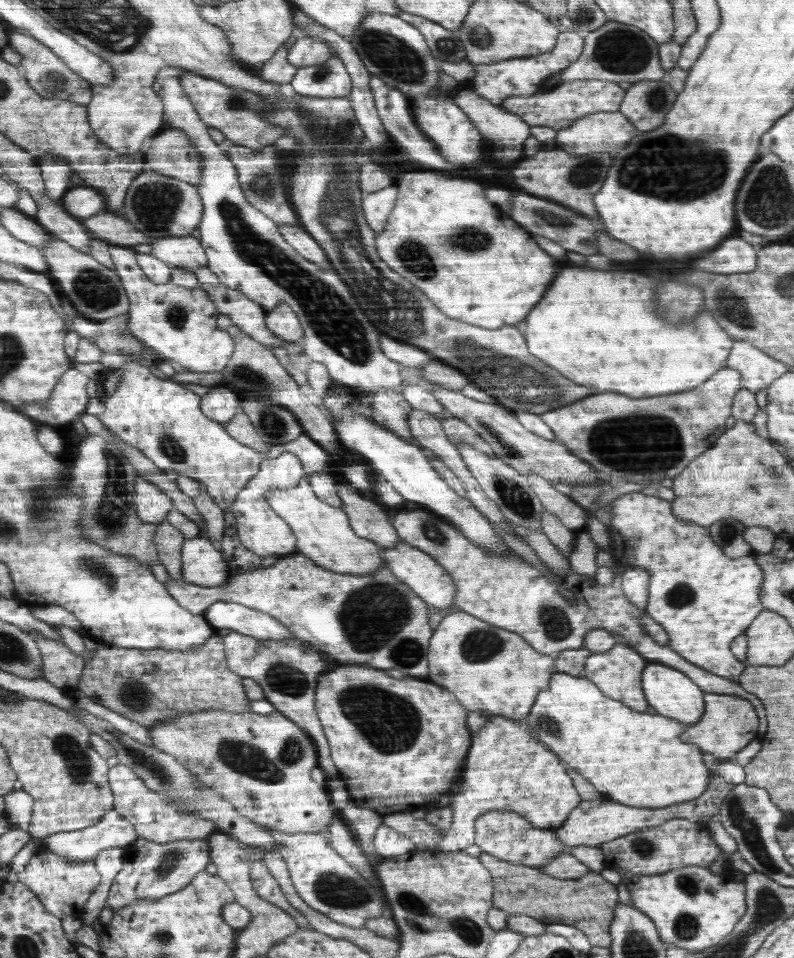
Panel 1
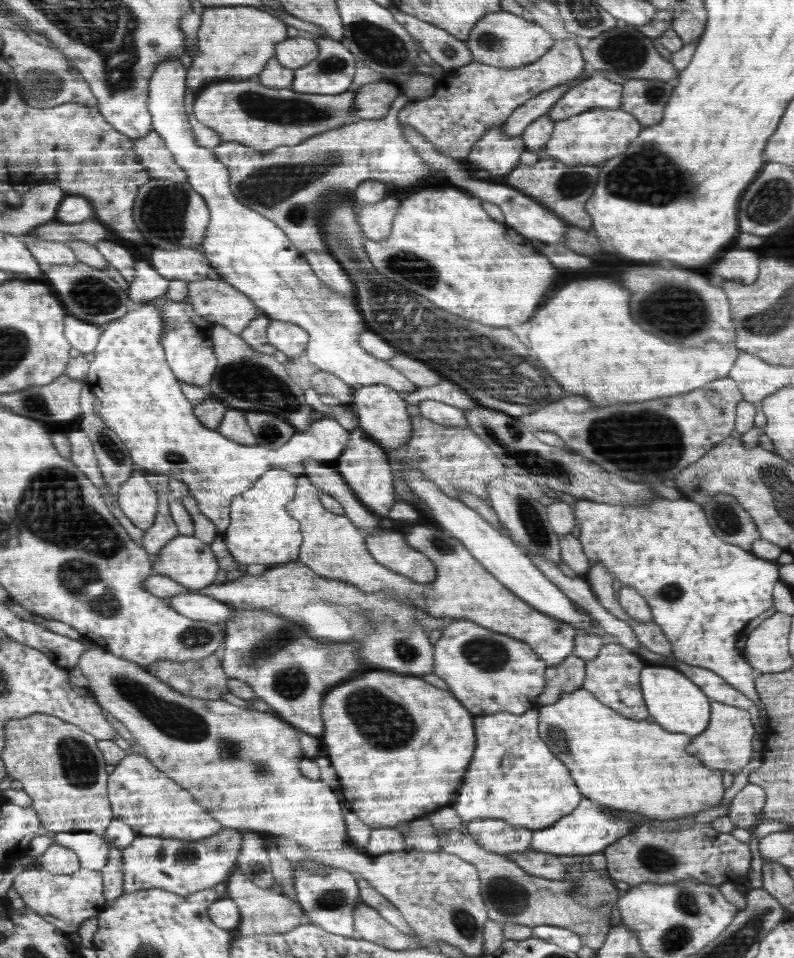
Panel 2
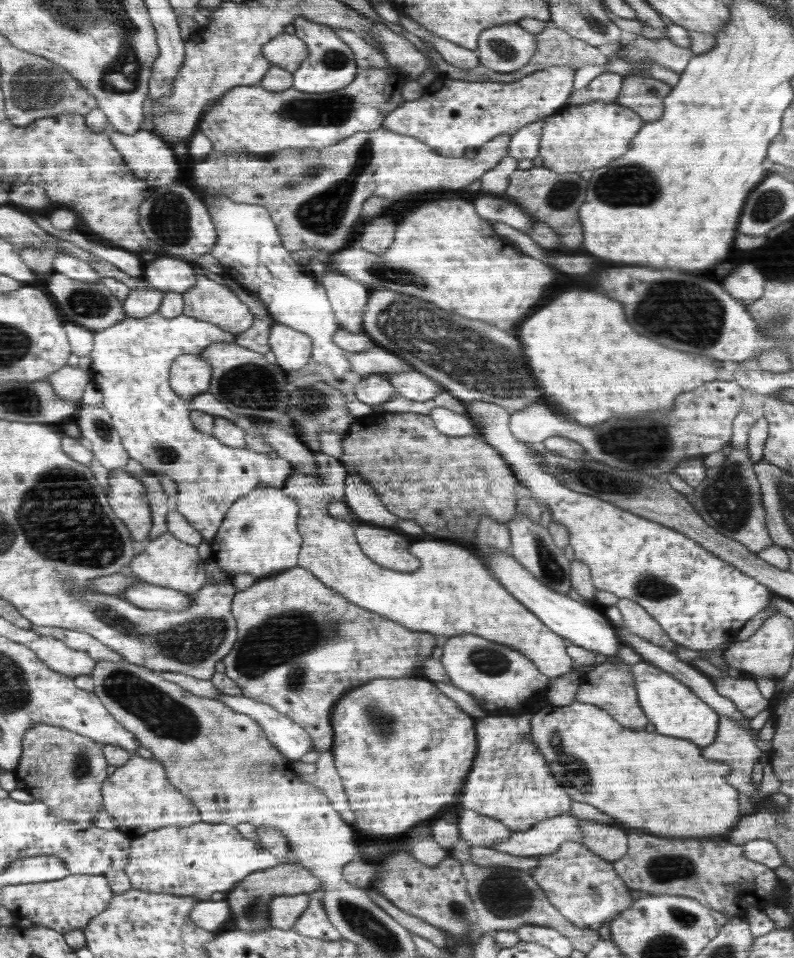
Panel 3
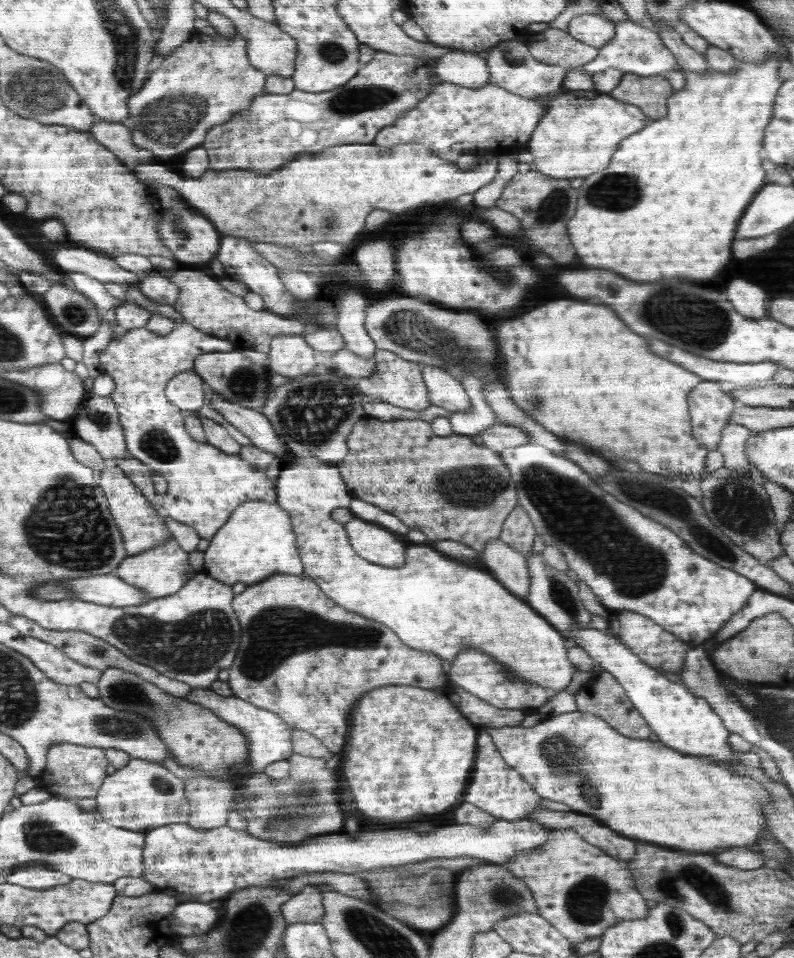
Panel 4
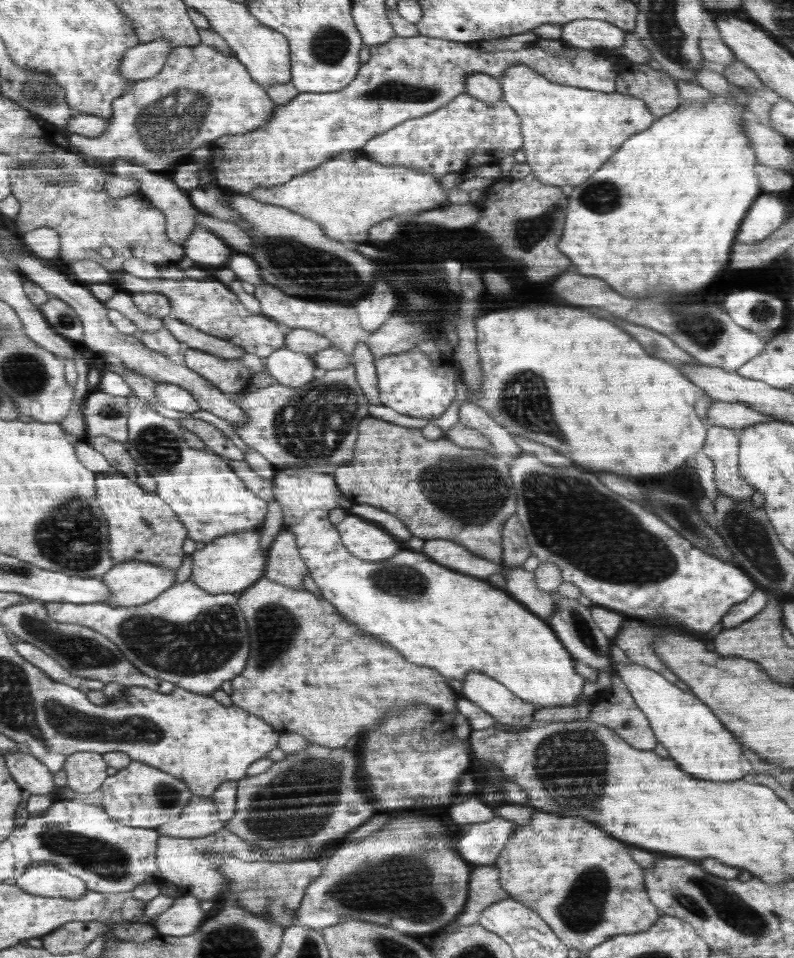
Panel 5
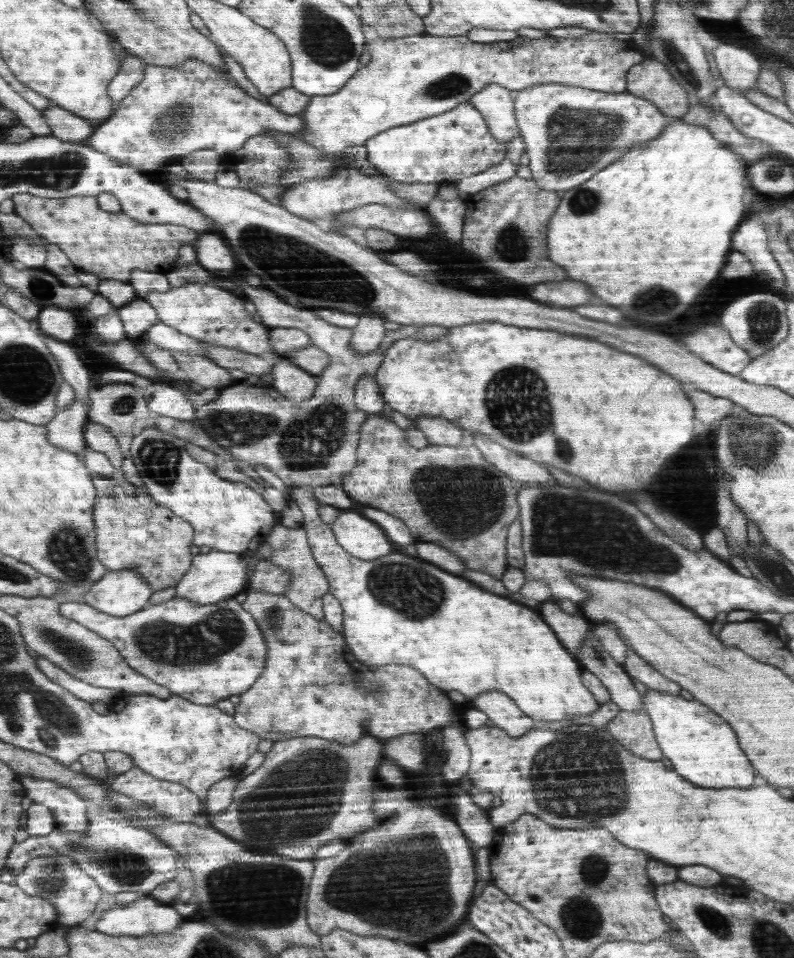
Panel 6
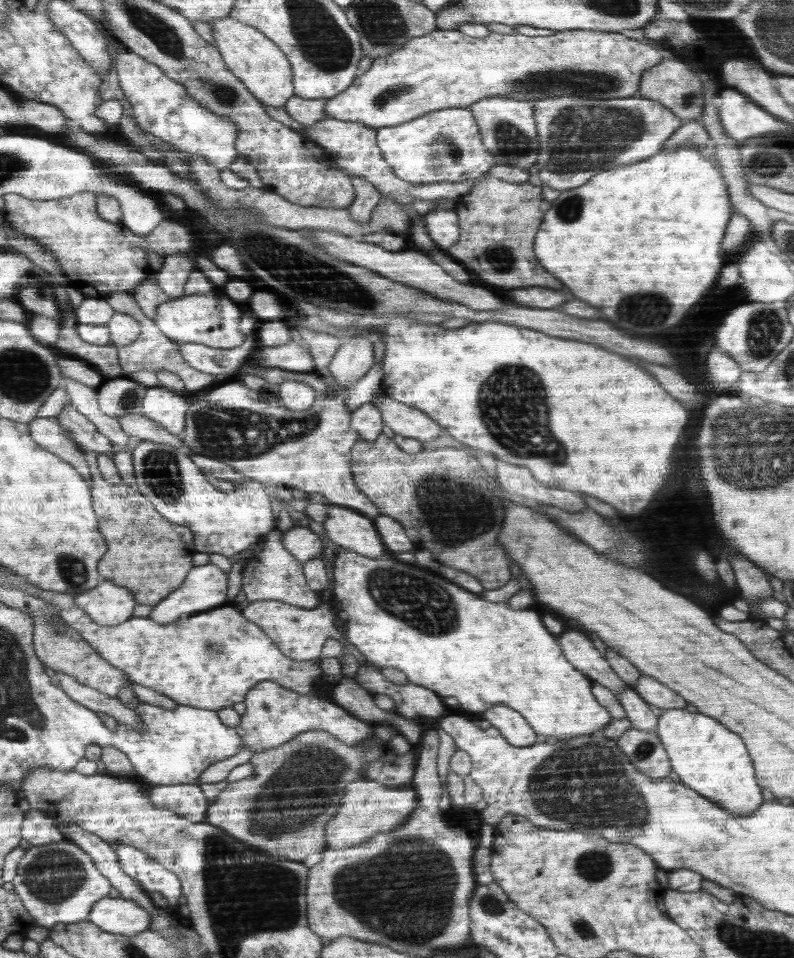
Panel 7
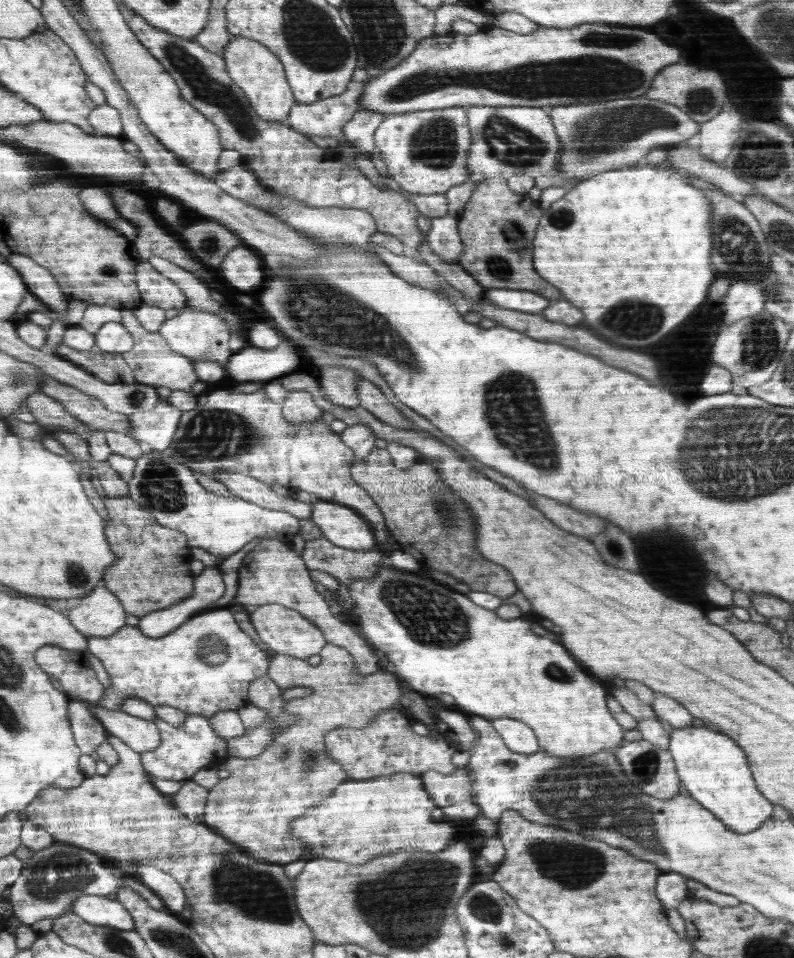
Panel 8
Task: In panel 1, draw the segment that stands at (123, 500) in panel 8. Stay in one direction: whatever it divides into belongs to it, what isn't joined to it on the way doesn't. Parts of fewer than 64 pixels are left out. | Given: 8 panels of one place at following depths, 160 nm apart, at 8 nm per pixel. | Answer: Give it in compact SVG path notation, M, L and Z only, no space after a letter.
M138 476L135 480L135 509L139 517L147 523L158 524L172 510L171 498L164 494L155 483L150 484L147 479Z

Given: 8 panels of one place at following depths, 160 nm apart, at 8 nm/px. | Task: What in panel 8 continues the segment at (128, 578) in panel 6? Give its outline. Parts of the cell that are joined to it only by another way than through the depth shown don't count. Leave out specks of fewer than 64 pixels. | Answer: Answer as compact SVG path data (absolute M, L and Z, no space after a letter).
M102 585L77 600L67 618L82 634L98 638L108 638L126 624L123 604Z

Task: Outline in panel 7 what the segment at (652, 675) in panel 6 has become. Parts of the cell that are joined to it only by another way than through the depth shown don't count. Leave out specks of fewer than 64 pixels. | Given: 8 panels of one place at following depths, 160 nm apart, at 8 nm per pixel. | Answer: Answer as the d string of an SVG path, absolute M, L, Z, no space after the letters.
M641 674L634 684L634 689L647 703L654 704L661 711L685 709L686 702L682 696L678 696L674 690L651 676Z

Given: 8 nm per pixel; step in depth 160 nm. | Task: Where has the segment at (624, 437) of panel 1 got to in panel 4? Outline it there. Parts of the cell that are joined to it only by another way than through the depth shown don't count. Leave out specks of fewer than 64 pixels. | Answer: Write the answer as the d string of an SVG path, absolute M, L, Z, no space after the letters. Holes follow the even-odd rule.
M701 380L688 400L695 439L708 450L717 450L722 429L737 406L735 398L725 393L720 383ZM496 423L492 428L483 430L480 434L471 436L476 443L488 447L490 450L496 449L497 452L507 448L522 446L529 441L529 434L517 426Z

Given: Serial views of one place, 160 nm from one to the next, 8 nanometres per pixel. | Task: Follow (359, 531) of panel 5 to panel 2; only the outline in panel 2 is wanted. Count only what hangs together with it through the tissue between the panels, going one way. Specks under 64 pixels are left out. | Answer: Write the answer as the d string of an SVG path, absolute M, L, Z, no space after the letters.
M379 529L374 534L366 534L366 541L370 553L380 564L391 571L408 576L408 578L414 579L416 583L422 586L432 585L435 582L438 571L435 569L434 563L422 552L412 550L404 542L404 536L401 532L384 532L383 529Z

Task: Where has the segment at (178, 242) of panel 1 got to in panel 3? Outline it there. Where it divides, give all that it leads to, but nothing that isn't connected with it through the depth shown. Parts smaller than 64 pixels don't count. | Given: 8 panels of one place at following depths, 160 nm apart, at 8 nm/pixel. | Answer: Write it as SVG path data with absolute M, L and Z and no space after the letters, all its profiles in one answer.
M157 255L157 259L145 263L142 278L162 292L179 292L182 294L196 282L196 272L201 271L196 264L180 257Z

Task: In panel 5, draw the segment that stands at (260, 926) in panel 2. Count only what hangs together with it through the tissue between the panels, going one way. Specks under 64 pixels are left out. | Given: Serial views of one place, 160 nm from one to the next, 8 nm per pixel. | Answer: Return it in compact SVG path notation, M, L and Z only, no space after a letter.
M408 814L408 816L398 816L398 818L394 818L394 820L388 824L387 828L384 828L384 836L386 836L386 838L384 838L384 840L382 840L382 838L380 838L380 840L376 838L376 846L360 846L362 839L347 842L346 845L340 844L336 852L334 852L332 856L327 857L327 863L323 866L323 873L308 885L307 894L303 897L300 908L298 908L298 912L296 912L294 924L304 928L322 930L339 924L340 920L346 916L372 924L379 924L380 926L387 926L400 931L402 934L413 937L419 934L430 934L434 936L442 932L443 928L450 926L452 920L454 920L458 914L462 913L464 904L467 904L466 898L469 897L468 880L471 880L470 866L466 866L466 860L464 860L463 856L460 856L460 852L456 851L455 848L455 827L451 824L450 826L446 826L444 822L434 820L434 818L420 818L420 816Z

